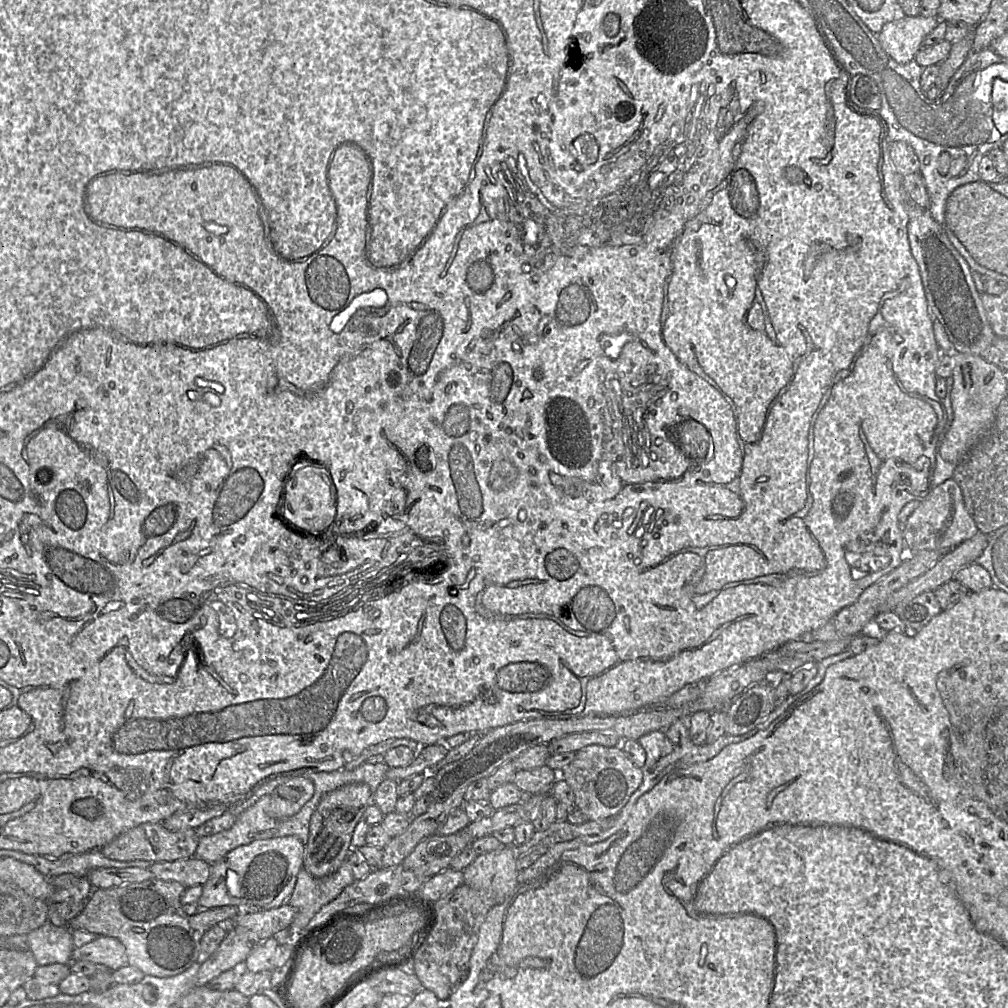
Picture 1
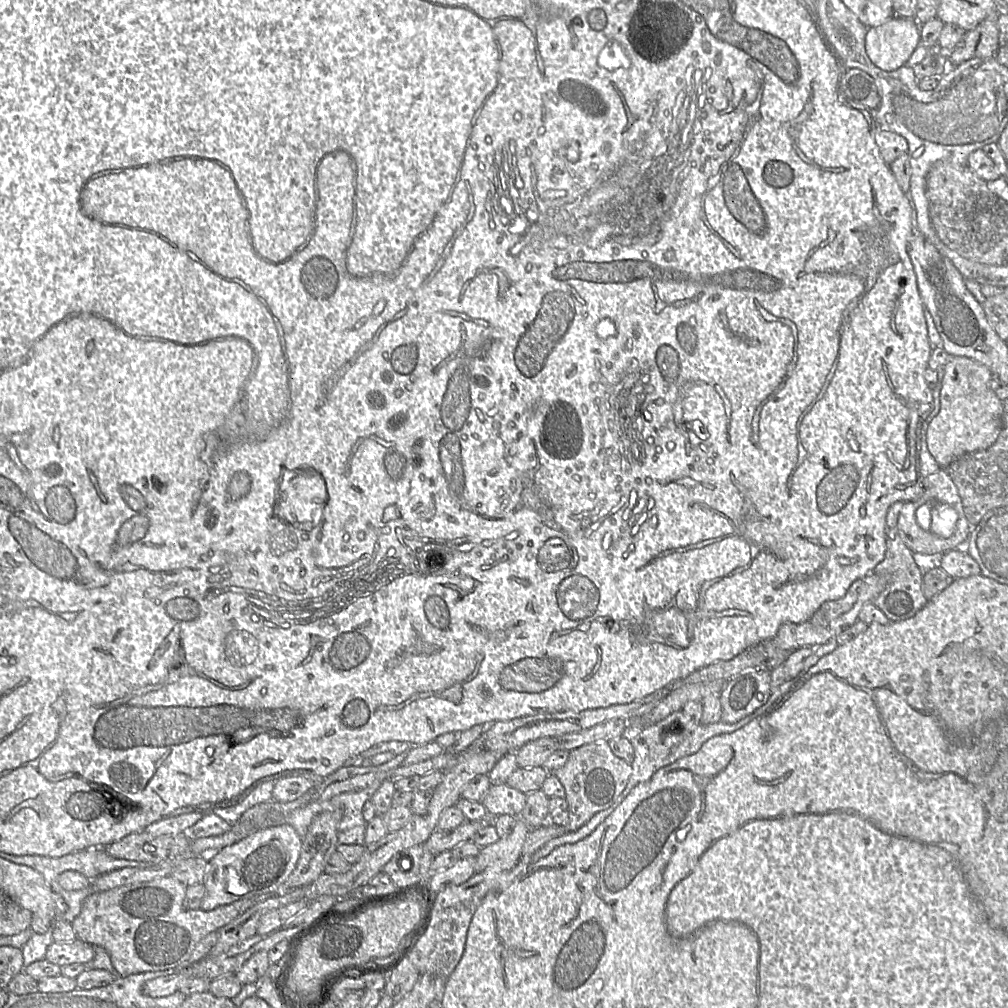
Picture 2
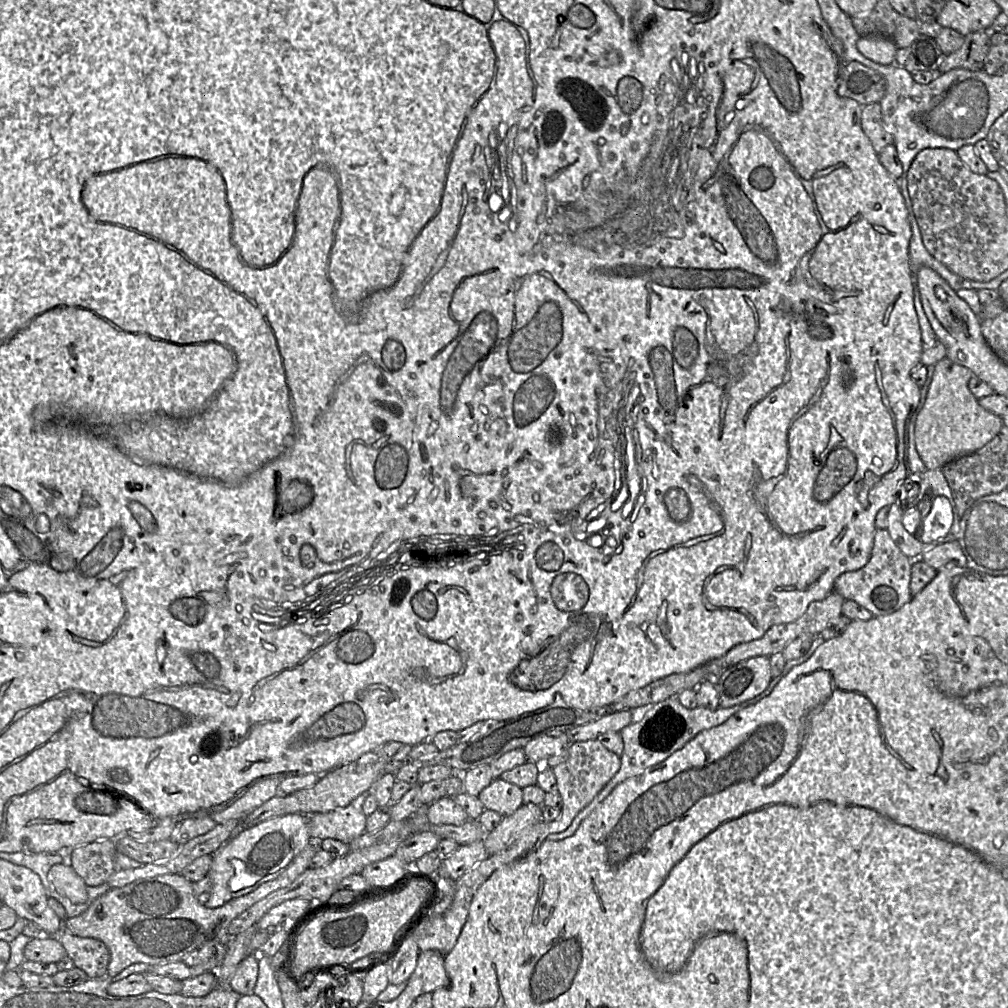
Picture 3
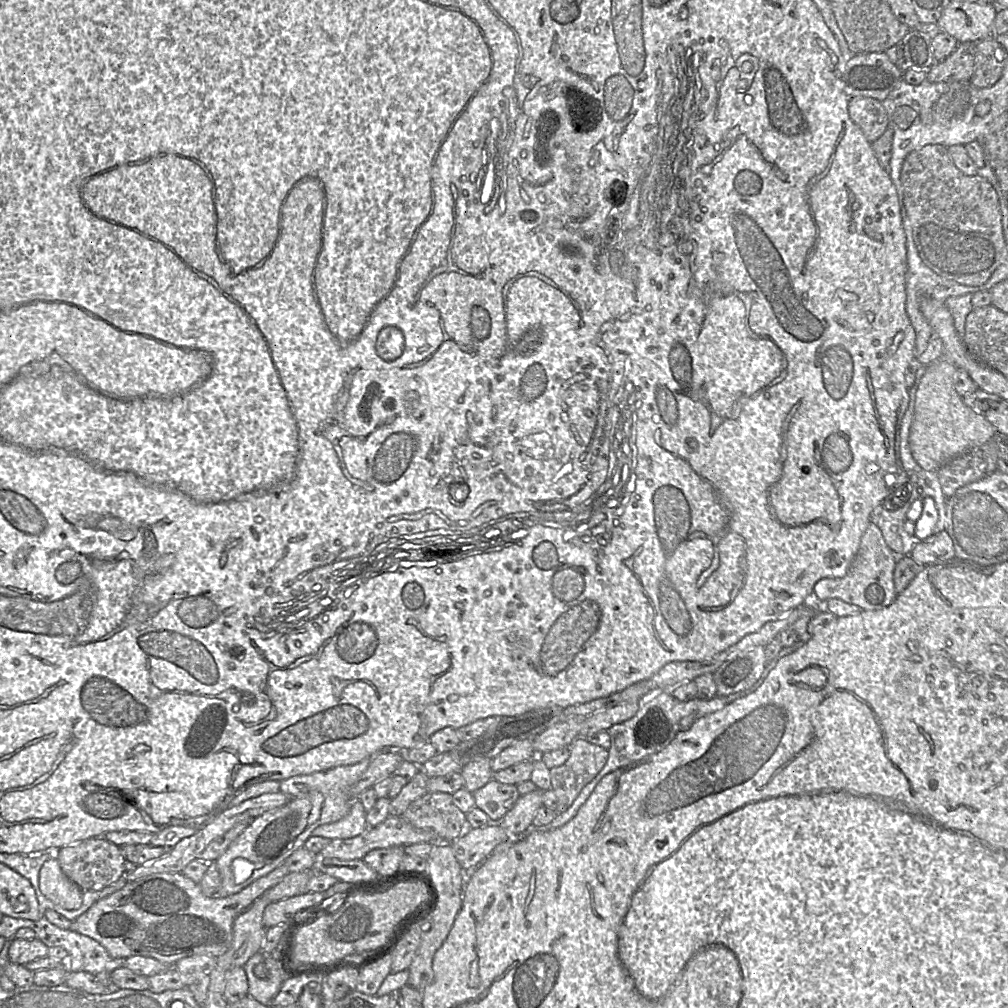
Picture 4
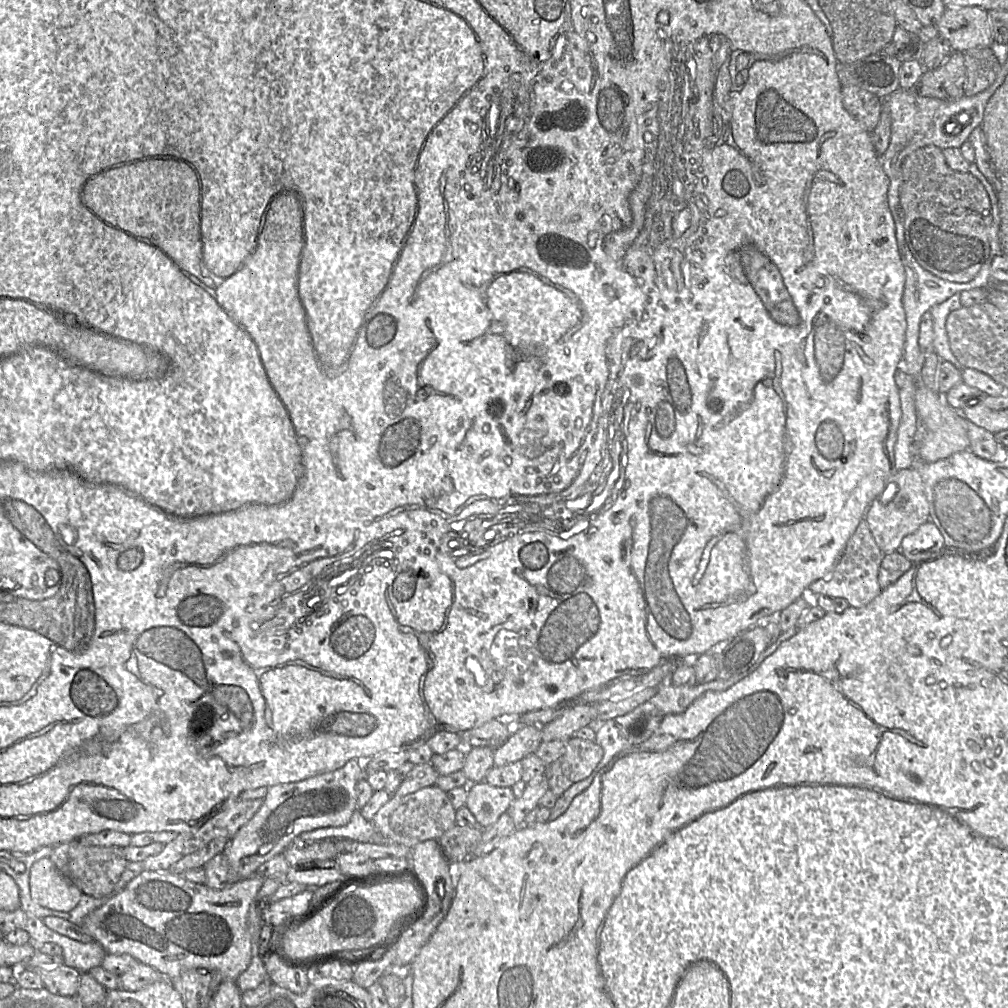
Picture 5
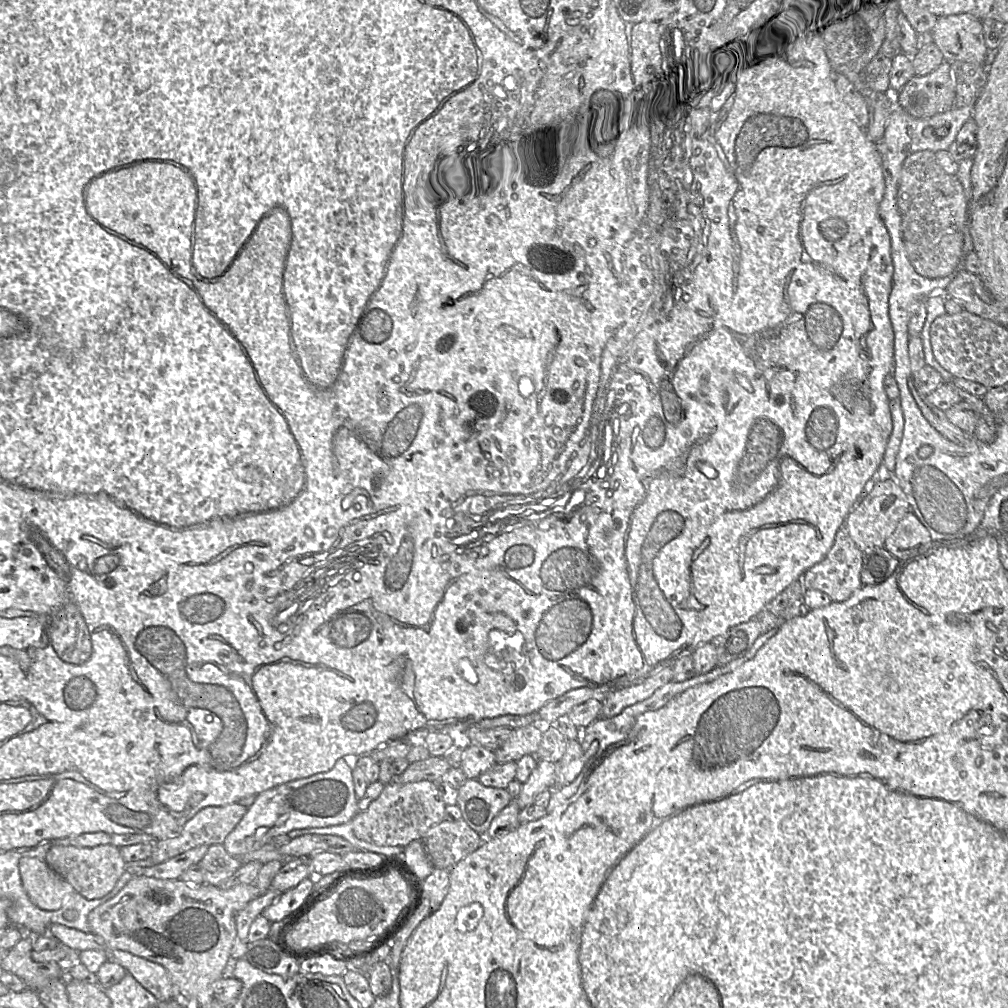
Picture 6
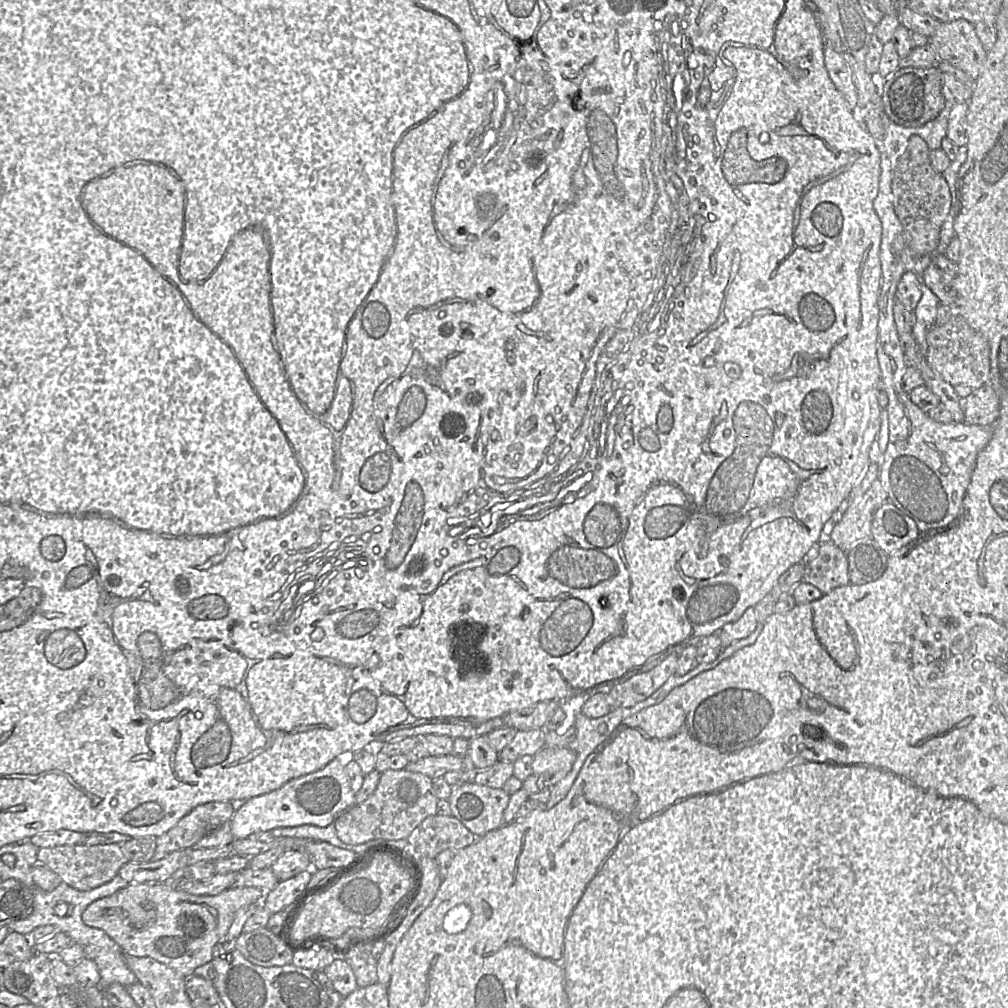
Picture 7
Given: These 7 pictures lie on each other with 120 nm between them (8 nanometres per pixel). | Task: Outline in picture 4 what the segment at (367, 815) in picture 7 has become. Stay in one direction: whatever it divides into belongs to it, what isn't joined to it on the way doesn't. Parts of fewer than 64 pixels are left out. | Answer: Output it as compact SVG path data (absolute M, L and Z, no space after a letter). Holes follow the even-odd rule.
M426 793L413 801L400 816L412 826L432 830L440 841L452 842L466 829L466 814L454 803L452 794Z

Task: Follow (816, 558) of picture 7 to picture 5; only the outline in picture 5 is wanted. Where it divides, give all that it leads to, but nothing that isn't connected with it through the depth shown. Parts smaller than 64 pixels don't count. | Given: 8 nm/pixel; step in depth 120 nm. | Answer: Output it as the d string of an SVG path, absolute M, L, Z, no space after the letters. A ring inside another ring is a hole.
M863 519L847 542L844 552L832 572L824 578L812 582L808 589L809 598L818 595L835 596L846 599L852 607L863 607L871 603L883 590L878 582L878 574L884 552L877 545L868 523Z

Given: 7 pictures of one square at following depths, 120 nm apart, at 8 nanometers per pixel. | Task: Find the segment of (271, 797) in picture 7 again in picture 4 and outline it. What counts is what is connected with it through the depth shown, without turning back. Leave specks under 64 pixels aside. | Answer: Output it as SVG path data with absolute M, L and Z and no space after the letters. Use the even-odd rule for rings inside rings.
M365 758L356 764L338 766L280 781L279 791L288 795L290 801L252 820L215 861L222 880L220 897L236 894L280 867L293 852L304 847L315 828L343 818L354 801L351 799L350 789L368 768L370 762L371 758Z

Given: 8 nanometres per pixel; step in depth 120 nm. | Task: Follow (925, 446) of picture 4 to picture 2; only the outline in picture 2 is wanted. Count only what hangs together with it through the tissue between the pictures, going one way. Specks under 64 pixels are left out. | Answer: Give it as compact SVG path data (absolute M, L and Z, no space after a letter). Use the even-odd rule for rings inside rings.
M951 356L943 369L940 404L936 409L933 399L933 409L921 429L921 439L922 436L925 437L930 454L941 468L946 468L958 458L983 450L996 441L1002 428L1004 407L1003 401L990 388L990 381L994 378L994 375L985 365L967 357Z

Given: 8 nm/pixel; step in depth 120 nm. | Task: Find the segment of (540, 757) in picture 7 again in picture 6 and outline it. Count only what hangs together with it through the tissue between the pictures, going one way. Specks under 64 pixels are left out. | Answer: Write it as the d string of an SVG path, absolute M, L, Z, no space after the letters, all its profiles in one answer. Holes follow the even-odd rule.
M538 760L537 766L528 780L522 784L521 792L514 799L520 809L533 805L536 797L546 789L555 788L555 763L548 760Z

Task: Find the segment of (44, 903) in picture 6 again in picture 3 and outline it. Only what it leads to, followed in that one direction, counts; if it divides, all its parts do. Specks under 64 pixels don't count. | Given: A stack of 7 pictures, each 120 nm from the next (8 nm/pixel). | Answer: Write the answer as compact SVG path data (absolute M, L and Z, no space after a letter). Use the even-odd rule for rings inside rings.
M68 863L53 865L48 872L48 881L61 896L75 904L87 900L88 886Z

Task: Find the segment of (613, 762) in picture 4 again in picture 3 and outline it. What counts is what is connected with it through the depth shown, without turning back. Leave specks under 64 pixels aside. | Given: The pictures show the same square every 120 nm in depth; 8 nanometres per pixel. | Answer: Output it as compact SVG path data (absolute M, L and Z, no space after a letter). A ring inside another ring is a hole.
M672 697L649 706L642 718L624 727L619 733L623 739L624 749L621 754L621 766L606 787L598 793L593 802L583 809L573 819L571 825L564 831L550 834L546 840L558 841L572 836L581 822L611 793L616 785L627 778L639 776L650 767L660 764L676 751L682 749L691 739L703 730L707 730L724 723L733 714L747 706L742 703L729 708L719 707L715 710L698 706L689 709L681 705L677 698Z

